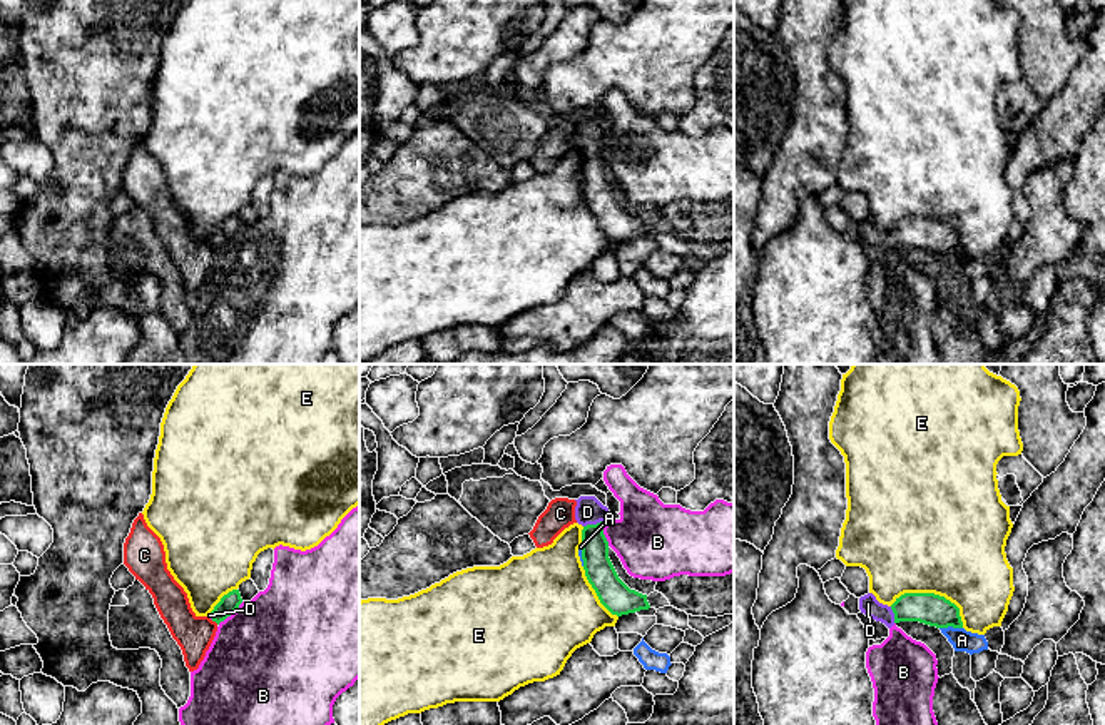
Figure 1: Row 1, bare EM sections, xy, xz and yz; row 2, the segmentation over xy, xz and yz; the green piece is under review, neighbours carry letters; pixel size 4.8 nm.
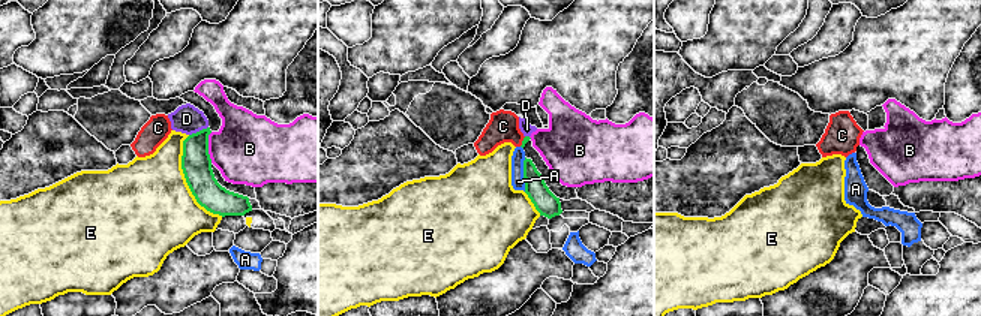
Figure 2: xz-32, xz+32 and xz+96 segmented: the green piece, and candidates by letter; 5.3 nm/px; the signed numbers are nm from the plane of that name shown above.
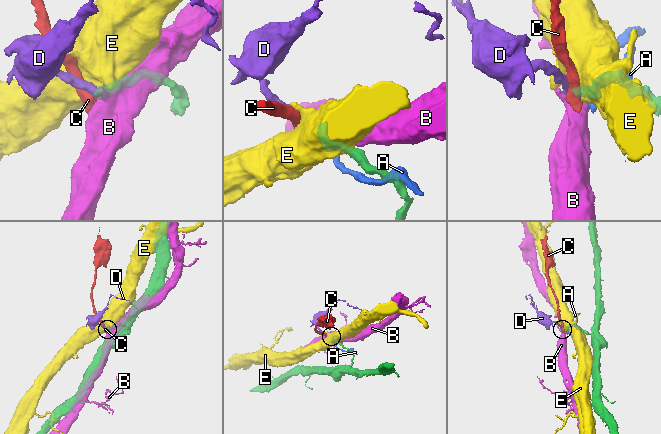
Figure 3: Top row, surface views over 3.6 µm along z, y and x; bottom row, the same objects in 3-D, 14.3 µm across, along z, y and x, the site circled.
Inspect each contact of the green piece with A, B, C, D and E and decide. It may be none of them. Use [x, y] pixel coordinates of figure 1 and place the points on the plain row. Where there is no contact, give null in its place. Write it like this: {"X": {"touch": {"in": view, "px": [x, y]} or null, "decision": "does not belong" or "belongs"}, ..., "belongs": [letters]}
{"A": {"touch": {"in": "yz", "px": [950, 251]}, "decision": "does not belong"}, "B": {"touch": {"in": "xy", "px": [229, 239]}, "decision": "does not belong"}, "C": {"touch": {"in": "xy", "px": [214, 246]}, "decision": "does not belong"}, "D": {"touch": {"in": "xz", "px": [594, 151]}, "decision": "belongs"}, "E": {"touch": {"in": "yz", "px": [933, 219]}, "decision": "does not belong"}, "belongs": ["D"]}

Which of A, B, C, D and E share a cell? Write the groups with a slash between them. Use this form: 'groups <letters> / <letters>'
groups A C / B / D / E

